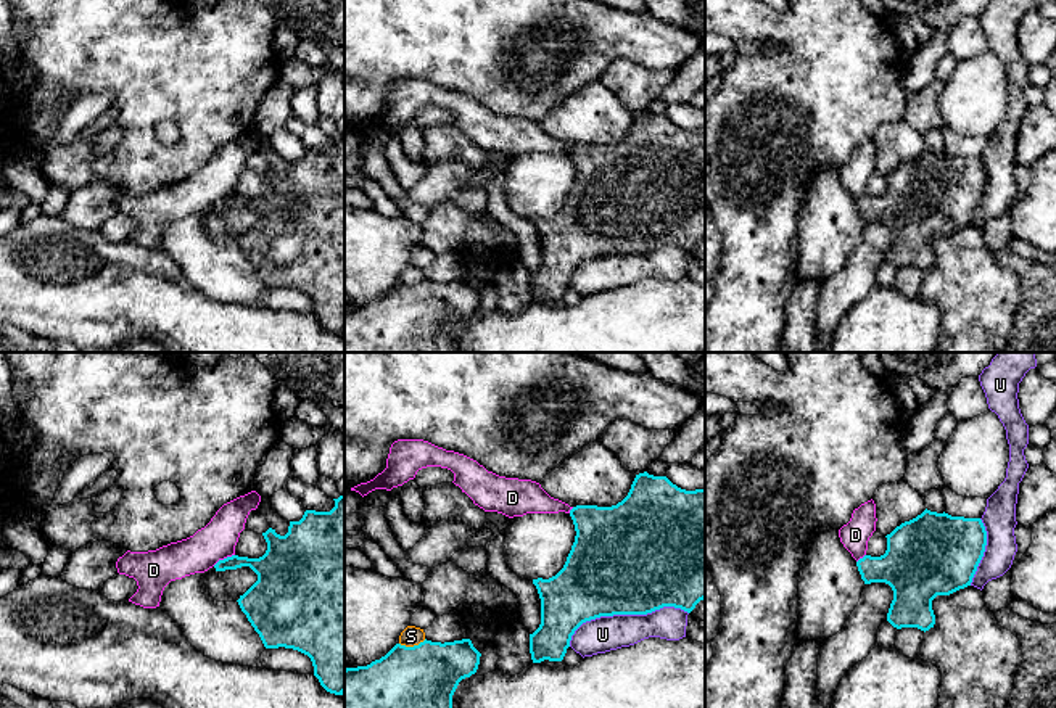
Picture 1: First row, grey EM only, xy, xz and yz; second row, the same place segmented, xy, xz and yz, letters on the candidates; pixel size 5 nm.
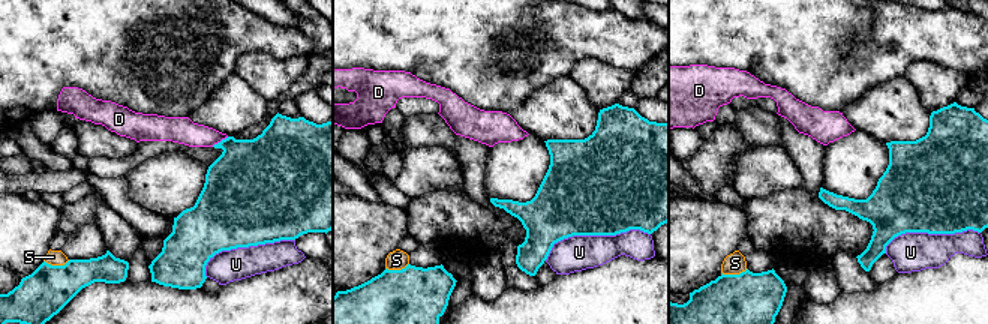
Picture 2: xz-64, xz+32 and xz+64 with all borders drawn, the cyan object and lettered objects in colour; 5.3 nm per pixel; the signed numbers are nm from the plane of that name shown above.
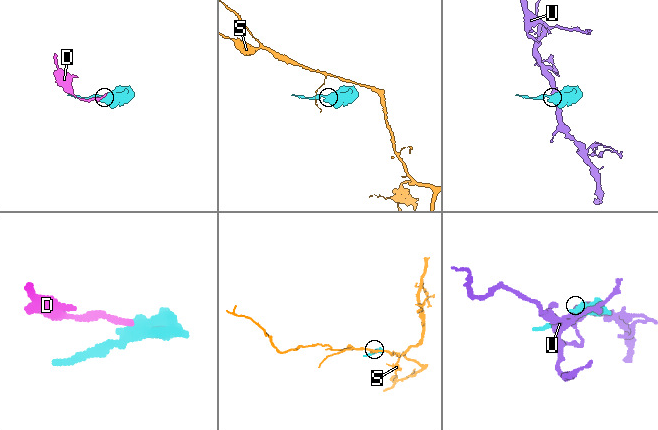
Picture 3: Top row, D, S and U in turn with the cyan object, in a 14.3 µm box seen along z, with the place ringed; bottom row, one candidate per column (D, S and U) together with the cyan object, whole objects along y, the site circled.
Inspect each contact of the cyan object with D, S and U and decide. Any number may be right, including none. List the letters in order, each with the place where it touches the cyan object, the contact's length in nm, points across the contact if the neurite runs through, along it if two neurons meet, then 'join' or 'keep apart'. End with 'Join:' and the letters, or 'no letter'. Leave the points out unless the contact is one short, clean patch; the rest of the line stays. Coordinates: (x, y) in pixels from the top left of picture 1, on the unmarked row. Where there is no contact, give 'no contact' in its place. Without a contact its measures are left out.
D: meets cyan in xy at (224, 198); contact 130 nm long; border along xy (234, 193), (219, 198), (213, 205); keep apart
S: meets cyan in xz at (414, 285); contact 140 nm long; border along xz (425, 279), (412, 285), (400, 284); keep apart
U: meets cyan in xz at (623, 253); contact 600 nm long; keep apart
Join: no letter

